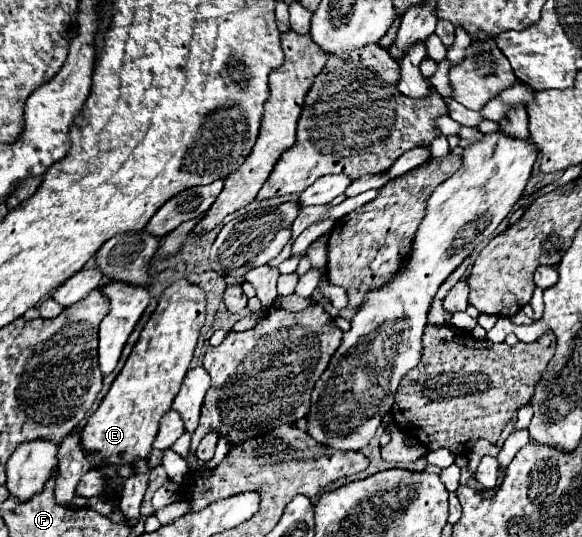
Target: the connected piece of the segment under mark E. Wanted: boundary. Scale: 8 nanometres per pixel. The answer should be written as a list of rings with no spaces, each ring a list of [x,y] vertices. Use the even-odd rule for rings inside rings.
[[[179,280],[169,286],[163,292],[157,310],[145,324],[145,330],[141,332],[141,338],[121,374],[115,378],[97,412],[87,420],[81,432],[81,448],[85,454],[93,454],[93,468],[101,470],[101,474],[109,480],[109,488],[105,488],[103,498],[121,498],[123,478],[119,476],[117,466],[131,466],[135,460],[149,460],[153,450],[151,444],[159,430],[159,420],[171,408],[171,402],[179,392],[203,324],[205,292],[187,280]]]

